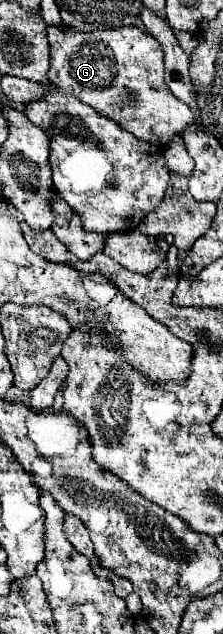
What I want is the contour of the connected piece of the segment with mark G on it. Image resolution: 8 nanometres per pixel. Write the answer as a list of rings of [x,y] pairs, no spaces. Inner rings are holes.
[[[60,25],[48,27],[46,33],[50,43],[50,85],[114,119],[138,139],[150,145],[166,145],[194,121],[194,113],[170,93],[164,81],[164,55],[158,41],[142,29],[126,25],[112,31],[80,33]],[[130,93],[136,95],[136,103],[130,101]]]

